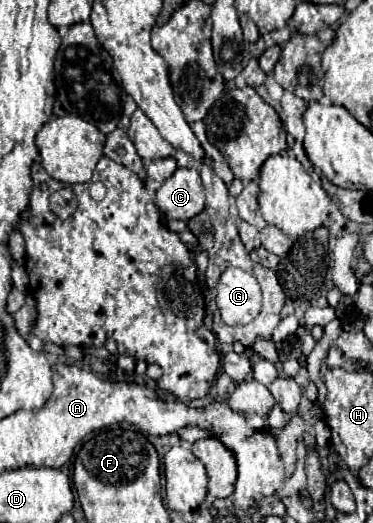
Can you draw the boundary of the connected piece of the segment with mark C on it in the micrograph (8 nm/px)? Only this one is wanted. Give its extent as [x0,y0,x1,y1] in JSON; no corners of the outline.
[155,167,205,221]

